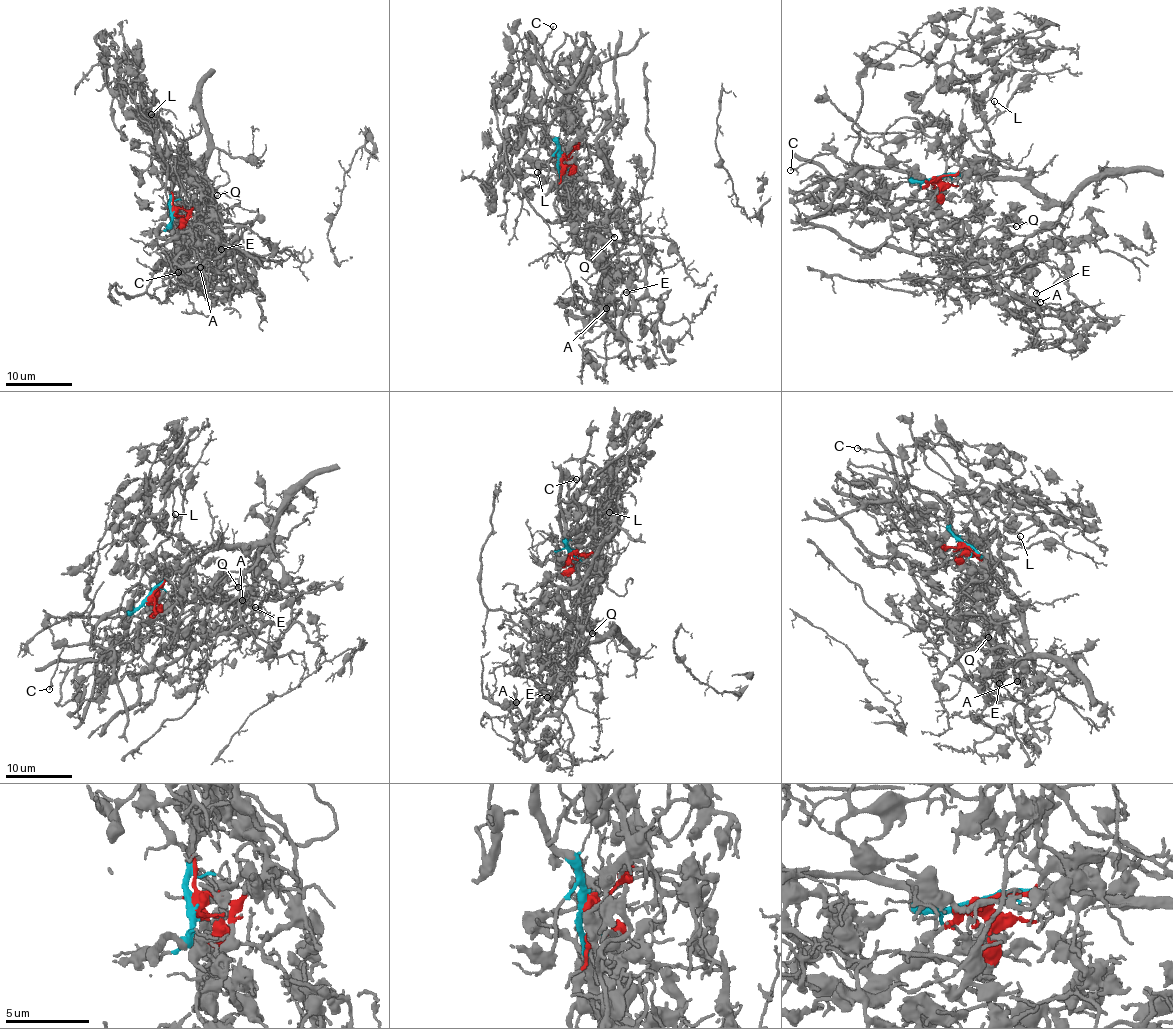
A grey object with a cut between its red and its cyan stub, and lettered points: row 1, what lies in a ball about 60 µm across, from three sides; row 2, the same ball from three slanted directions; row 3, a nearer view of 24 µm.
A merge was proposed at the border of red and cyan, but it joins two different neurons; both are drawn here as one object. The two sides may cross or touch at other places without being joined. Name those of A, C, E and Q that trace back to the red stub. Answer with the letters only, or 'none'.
A, E, Q

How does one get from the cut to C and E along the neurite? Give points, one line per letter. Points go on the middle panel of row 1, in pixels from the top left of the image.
C: (560, 158), (558, 143), (547, 132), (541, 119), (541, 103), (549, 80), (537, 62), (540, 45), (554, 26)
E: (560, 158), (570, 173), (564, 224), (601, 241), (632, 235), (639, 247), (646, 274), (626, 292)

